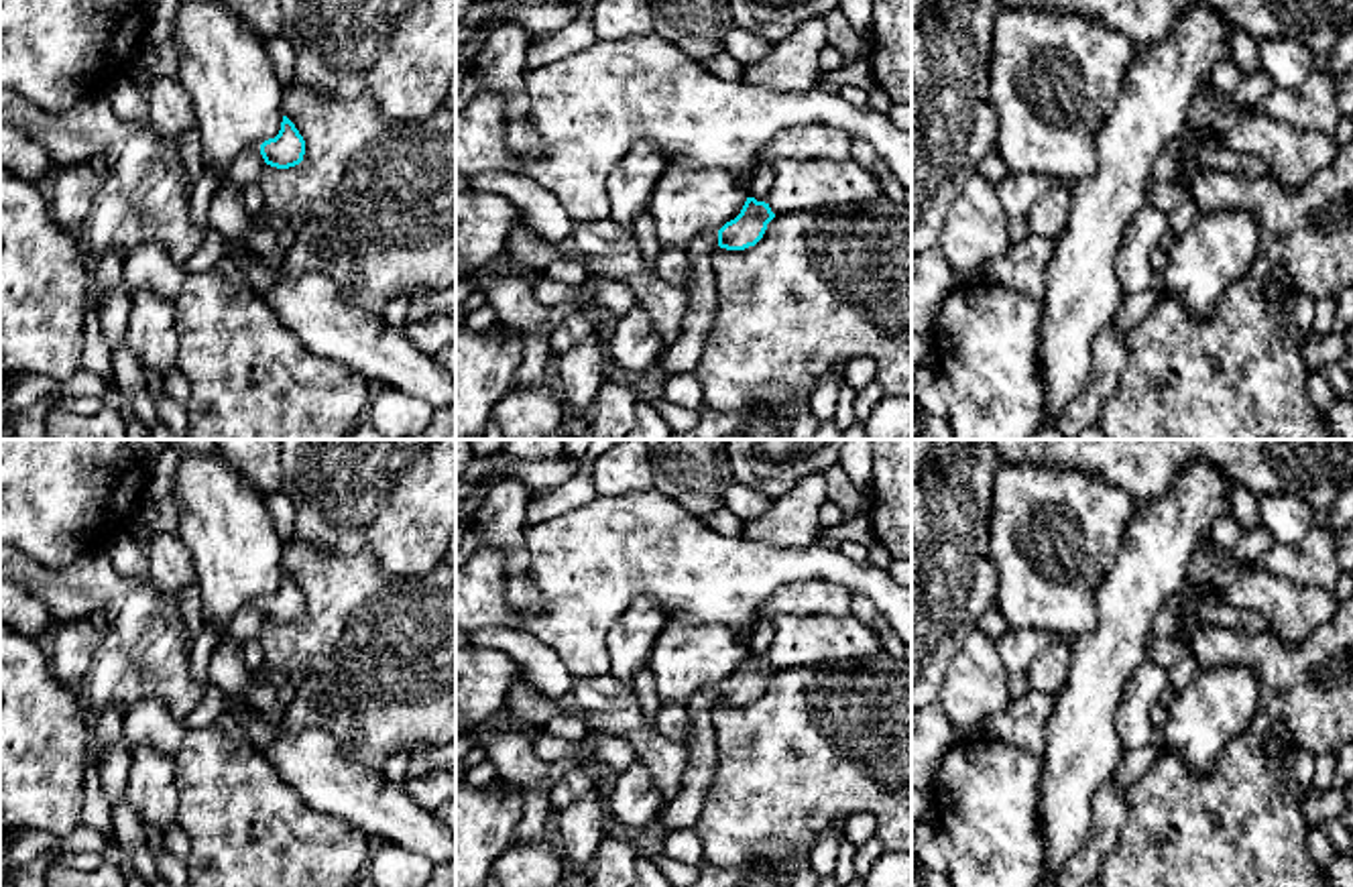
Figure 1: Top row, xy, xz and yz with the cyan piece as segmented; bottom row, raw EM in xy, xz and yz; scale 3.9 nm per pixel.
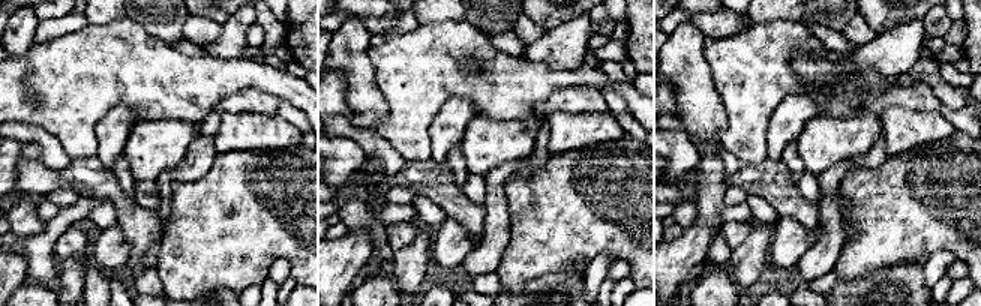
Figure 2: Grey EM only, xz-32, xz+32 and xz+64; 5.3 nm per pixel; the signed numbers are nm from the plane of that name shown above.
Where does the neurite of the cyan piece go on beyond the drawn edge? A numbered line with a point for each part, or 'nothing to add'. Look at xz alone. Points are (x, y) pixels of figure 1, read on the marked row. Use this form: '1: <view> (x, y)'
1: xz (682, 357)

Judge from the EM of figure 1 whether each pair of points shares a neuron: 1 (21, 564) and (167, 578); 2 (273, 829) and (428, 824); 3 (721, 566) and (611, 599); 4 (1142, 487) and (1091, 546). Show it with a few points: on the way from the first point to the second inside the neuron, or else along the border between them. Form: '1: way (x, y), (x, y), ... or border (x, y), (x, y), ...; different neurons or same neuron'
1: border (149, 574), (163, 595), (175, 599); different neurons
2: border (312, 808), (340, 816), (369, 835); different neurons
3: way (692, 566), (641, 566), (637, 570); same neuron
4: border (1093, 470), (1120, 485), (1136, 503); different neurons

